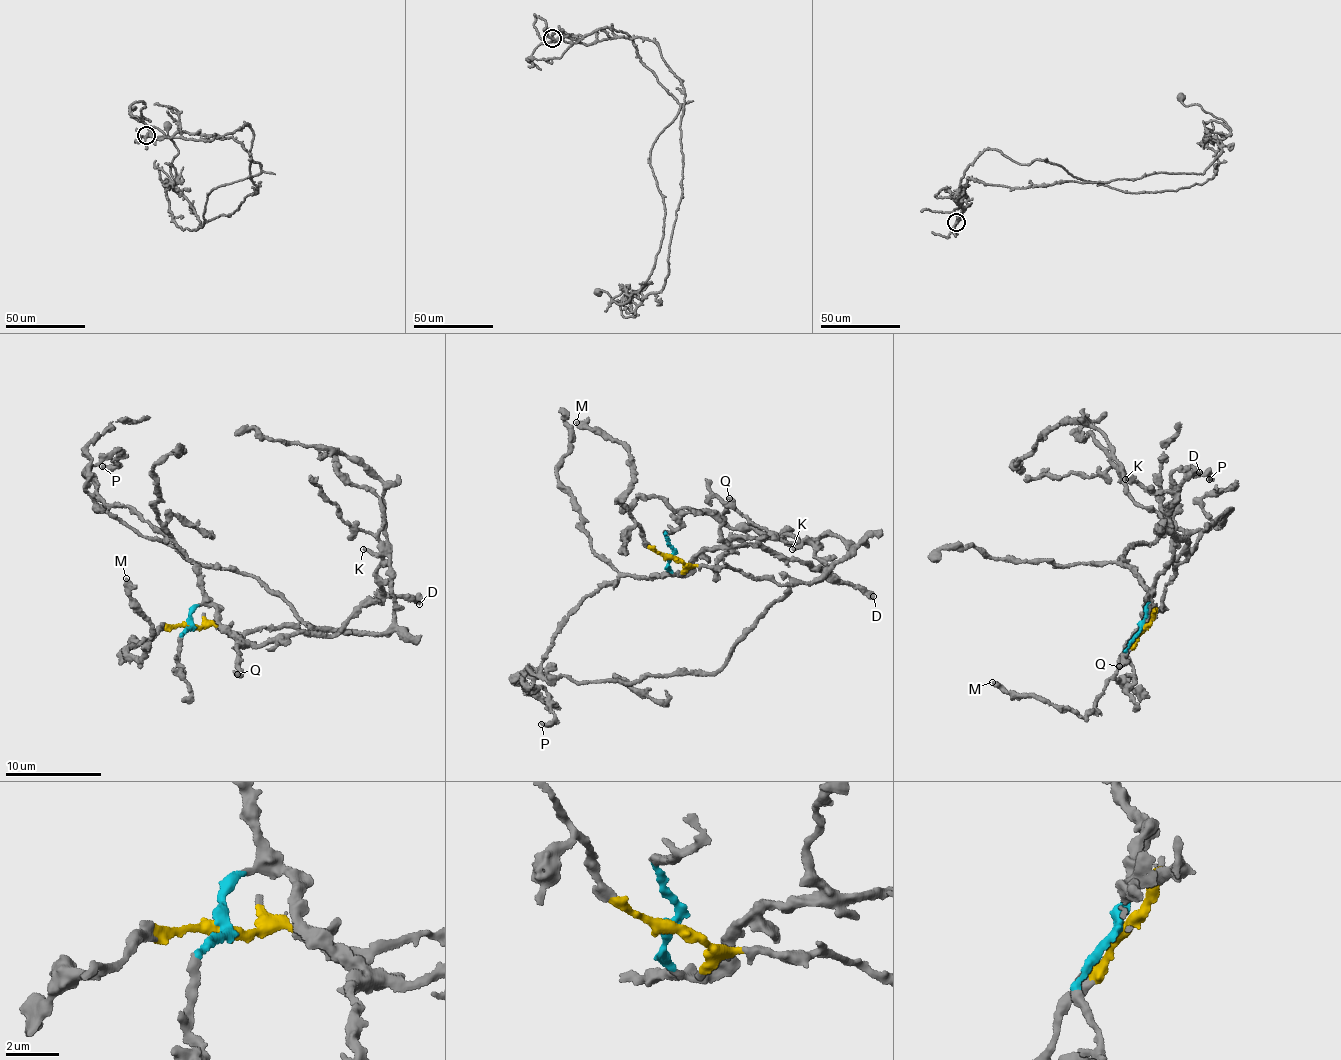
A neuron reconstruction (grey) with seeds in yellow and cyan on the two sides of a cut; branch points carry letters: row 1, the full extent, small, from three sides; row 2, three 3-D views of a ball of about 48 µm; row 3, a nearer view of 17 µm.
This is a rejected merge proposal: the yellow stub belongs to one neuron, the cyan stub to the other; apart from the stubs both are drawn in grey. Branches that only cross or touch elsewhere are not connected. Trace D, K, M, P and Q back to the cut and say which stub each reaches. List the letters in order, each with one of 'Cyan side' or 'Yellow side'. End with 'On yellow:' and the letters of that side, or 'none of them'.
D: Cyan side
K: Yellow side
M: Yellow side
P: Cyan side
Q: Cyan side
On yellow: K, M

